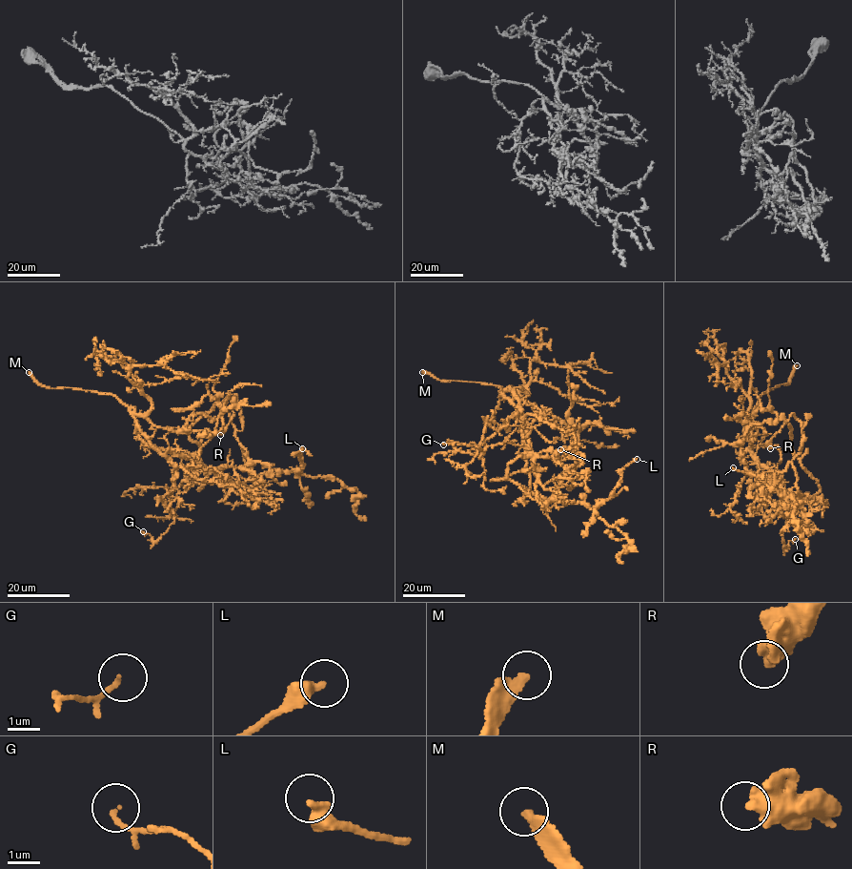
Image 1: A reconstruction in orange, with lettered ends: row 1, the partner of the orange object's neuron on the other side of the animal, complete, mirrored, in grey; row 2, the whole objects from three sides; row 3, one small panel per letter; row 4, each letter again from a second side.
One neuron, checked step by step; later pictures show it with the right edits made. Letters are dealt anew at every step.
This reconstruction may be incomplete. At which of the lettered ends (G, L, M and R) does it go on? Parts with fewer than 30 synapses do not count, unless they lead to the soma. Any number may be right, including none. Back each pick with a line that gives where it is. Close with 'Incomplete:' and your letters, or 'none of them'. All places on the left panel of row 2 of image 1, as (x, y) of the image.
M: Place: (29, 372)
Incomplete: M

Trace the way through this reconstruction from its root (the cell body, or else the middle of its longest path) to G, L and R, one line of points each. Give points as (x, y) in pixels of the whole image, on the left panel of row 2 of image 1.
G: (187, 458), (192, 464), (176, 469), (168, 496), (174, 522), (155, 542), (143, 531)
L: (187, 458), (218, 478), (244, 482), (272, 469), (298, 472), (295, 454), (302, 448)
R: (187, 458), (218, 478), (246, 482), (243, 447), (222, 405), (229, 396), (233, 414), (220, 435)

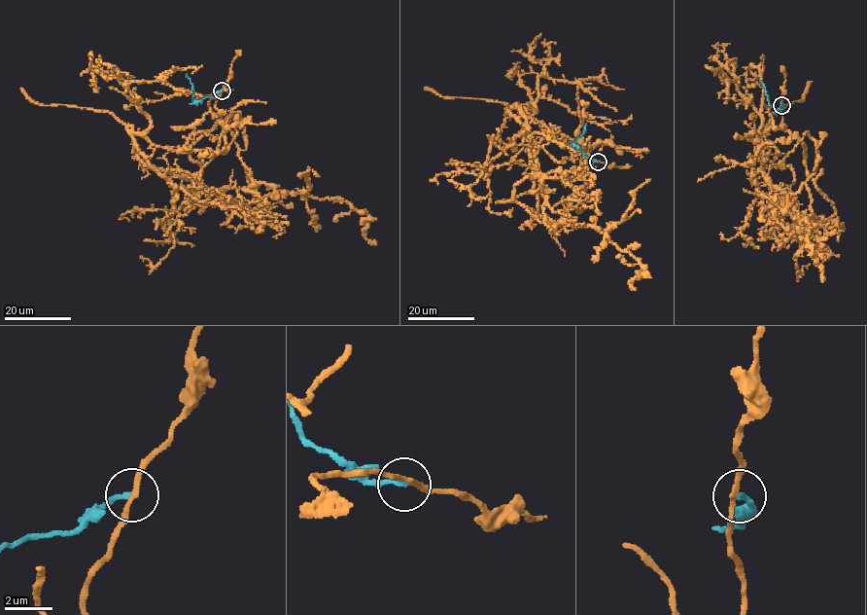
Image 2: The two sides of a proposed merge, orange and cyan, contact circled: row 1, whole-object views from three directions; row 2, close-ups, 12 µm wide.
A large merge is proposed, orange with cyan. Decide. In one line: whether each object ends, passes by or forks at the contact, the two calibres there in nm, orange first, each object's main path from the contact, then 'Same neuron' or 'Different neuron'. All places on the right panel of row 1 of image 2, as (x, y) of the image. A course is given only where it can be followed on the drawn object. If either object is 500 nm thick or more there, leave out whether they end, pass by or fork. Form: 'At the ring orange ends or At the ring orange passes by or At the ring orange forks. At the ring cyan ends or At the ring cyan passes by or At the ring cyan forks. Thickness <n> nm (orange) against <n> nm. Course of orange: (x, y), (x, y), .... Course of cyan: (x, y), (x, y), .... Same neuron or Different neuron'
At the ring orange passes by. At the ring cyan ends. Thickness 190 nm (orange) against 200 nm. Course of orange: (781, 105), (782, 126), (804, 145), (805, 170), (835, 212), (818, 226), (812, 215), (805, 218), (821, 280). Course of cyan: (781, 105), (782, 108), (777, 111), (769, 105), (760, 82). Different neuron

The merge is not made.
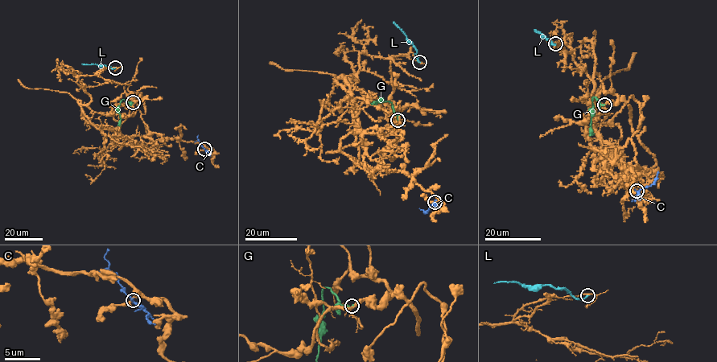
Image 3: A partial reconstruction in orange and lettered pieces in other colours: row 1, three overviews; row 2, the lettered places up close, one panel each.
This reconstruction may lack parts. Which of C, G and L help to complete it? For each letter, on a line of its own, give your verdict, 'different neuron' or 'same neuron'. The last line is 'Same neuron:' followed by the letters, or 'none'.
C: different neuron
G: different neuron
L: different neuron
Same neuron: none

